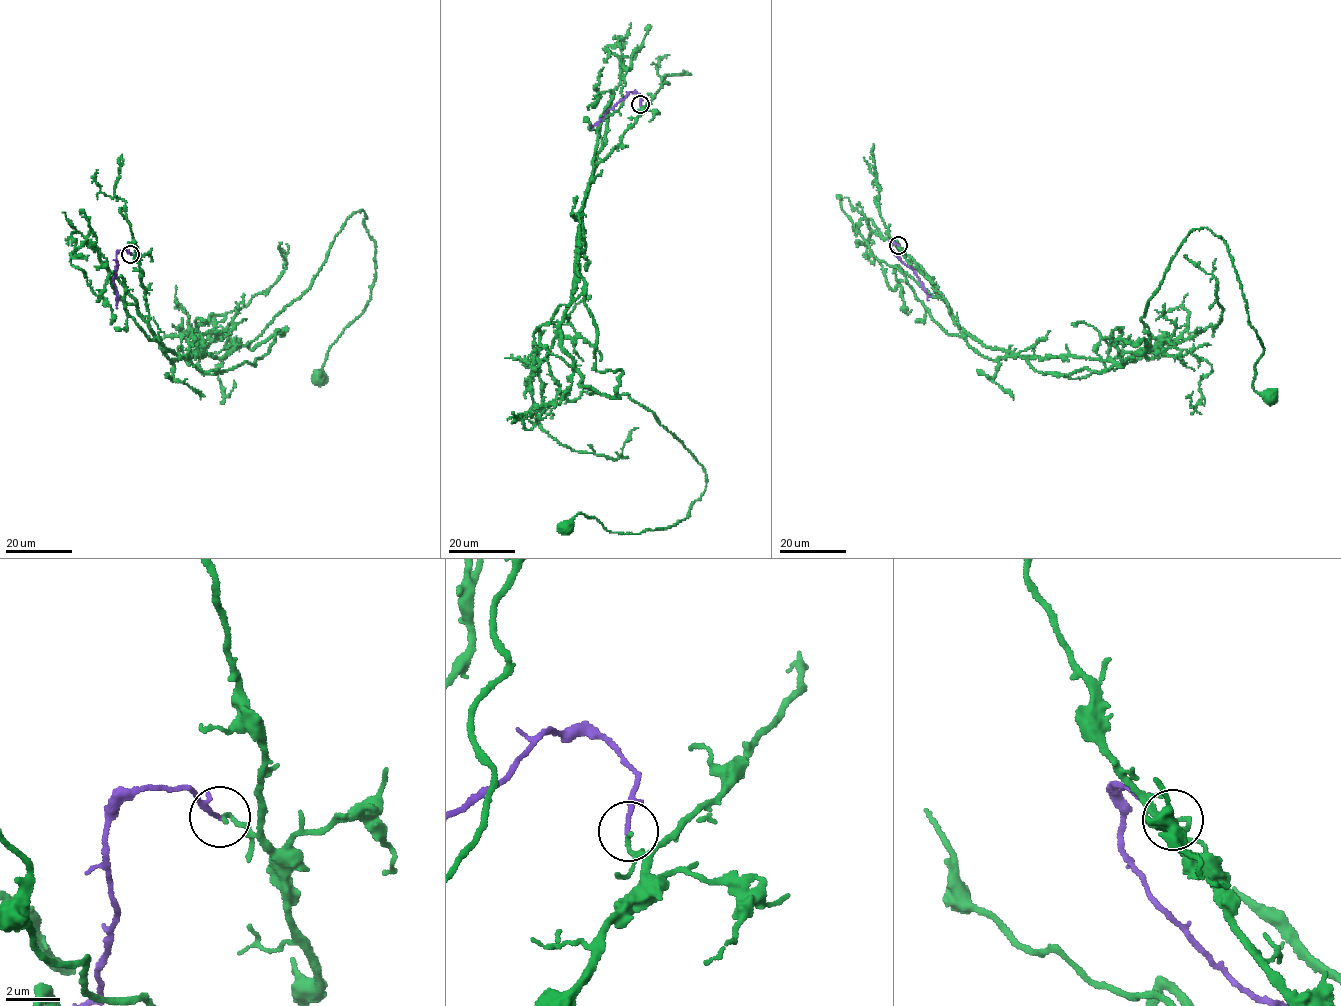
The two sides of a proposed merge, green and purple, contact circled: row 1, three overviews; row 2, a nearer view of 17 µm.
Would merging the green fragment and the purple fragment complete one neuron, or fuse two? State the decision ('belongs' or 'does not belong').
does not belong

